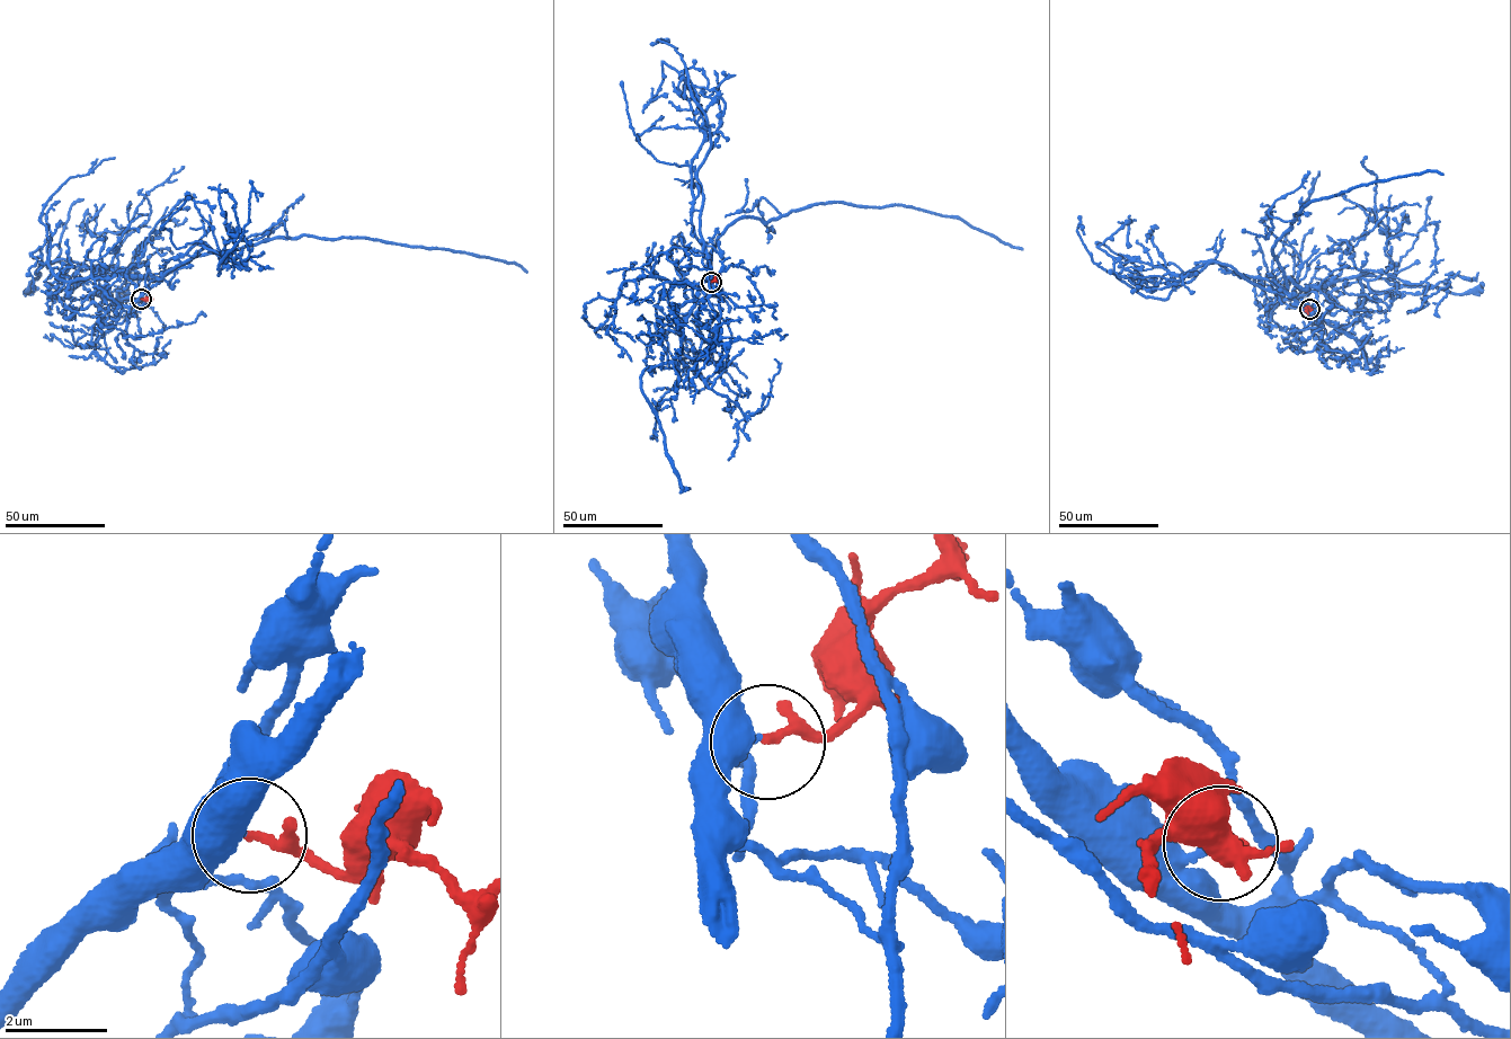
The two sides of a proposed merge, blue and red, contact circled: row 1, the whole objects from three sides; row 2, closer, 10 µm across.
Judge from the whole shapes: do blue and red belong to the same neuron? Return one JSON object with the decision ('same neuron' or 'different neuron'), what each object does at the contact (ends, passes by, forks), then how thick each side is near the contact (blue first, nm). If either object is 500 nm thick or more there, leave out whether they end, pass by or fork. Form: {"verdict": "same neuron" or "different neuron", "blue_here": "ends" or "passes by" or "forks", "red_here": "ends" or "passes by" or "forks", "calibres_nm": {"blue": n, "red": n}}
{"verdict": "same neuron", "blue_here": "ends", "red_here": "ends", "calibres_nm": {"blue": 130, "red": 240}}

